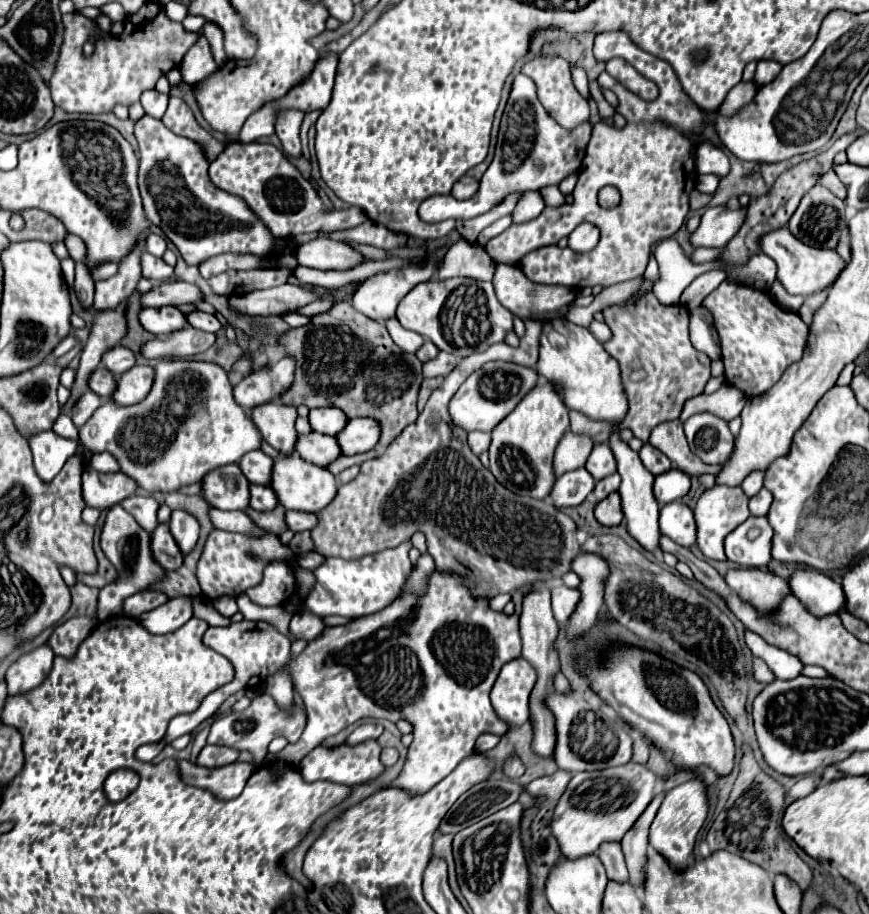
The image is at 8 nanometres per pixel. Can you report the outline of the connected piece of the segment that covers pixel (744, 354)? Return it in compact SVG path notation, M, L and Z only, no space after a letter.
M727 277L703 299L703 309L707 309L715 321L723 349L725 379L729 385L741 389L747 397L755 397L771 389L783 371L803 355L809 327L797 313L779 307L773 297L761 289Z

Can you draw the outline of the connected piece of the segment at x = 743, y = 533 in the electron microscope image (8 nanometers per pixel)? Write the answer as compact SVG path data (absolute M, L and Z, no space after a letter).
M749 517L725 539L727 559L739 567L767 567L771 561L773 529L767 517Z

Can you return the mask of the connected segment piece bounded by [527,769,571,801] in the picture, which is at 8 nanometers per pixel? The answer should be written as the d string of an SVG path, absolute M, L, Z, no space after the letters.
M559 769L559 771L555 771L553 775L539 777L539 779L531 781L531 783L527 785L527 791L529 791L533 797L535 797L535 795L547 795L549 801L557 801L557 799L563 795L569 779L571 779L571 773Z

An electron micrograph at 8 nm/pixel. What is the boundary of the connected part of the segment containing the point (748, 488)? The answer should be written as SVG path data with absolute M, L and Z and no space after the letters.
M757 471L757 473L753 473L753 475L749 475L749 477L743 479L741 489L745 491L747 497L753 497L763 487L763 479L765 479L765 471Z

